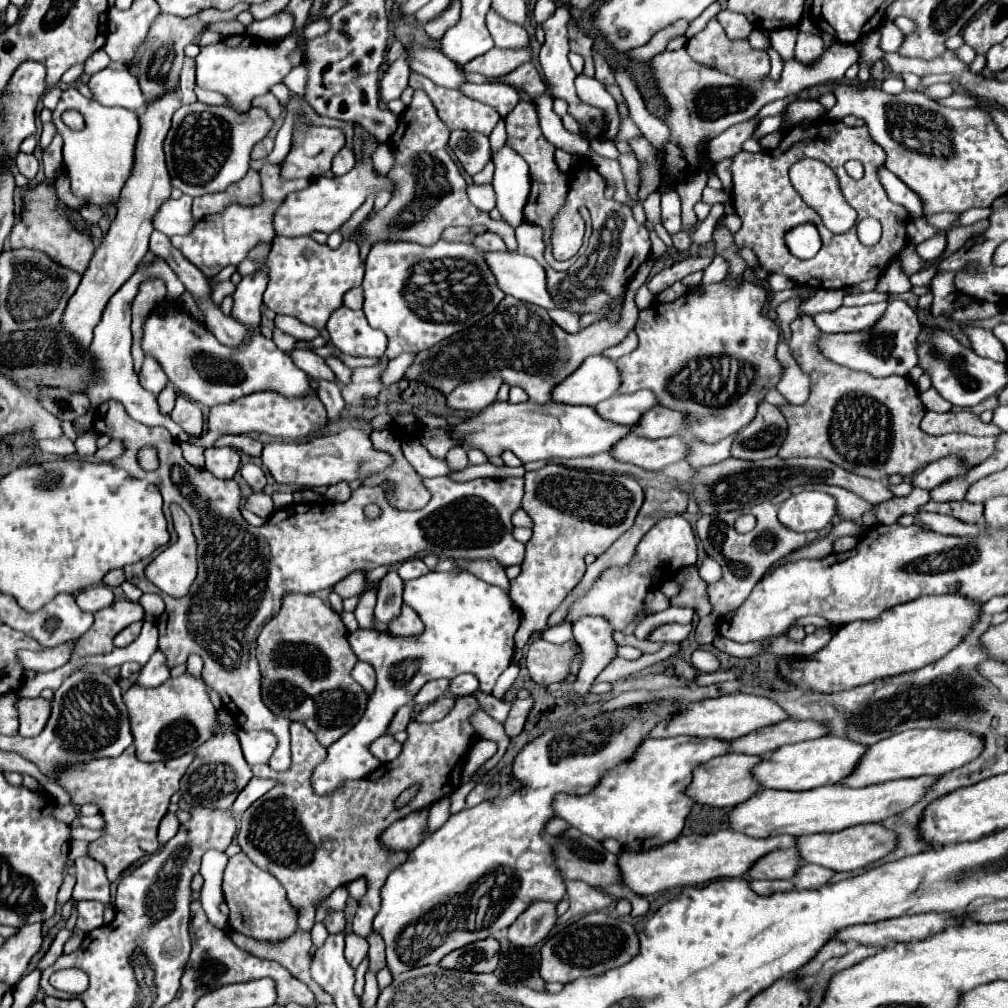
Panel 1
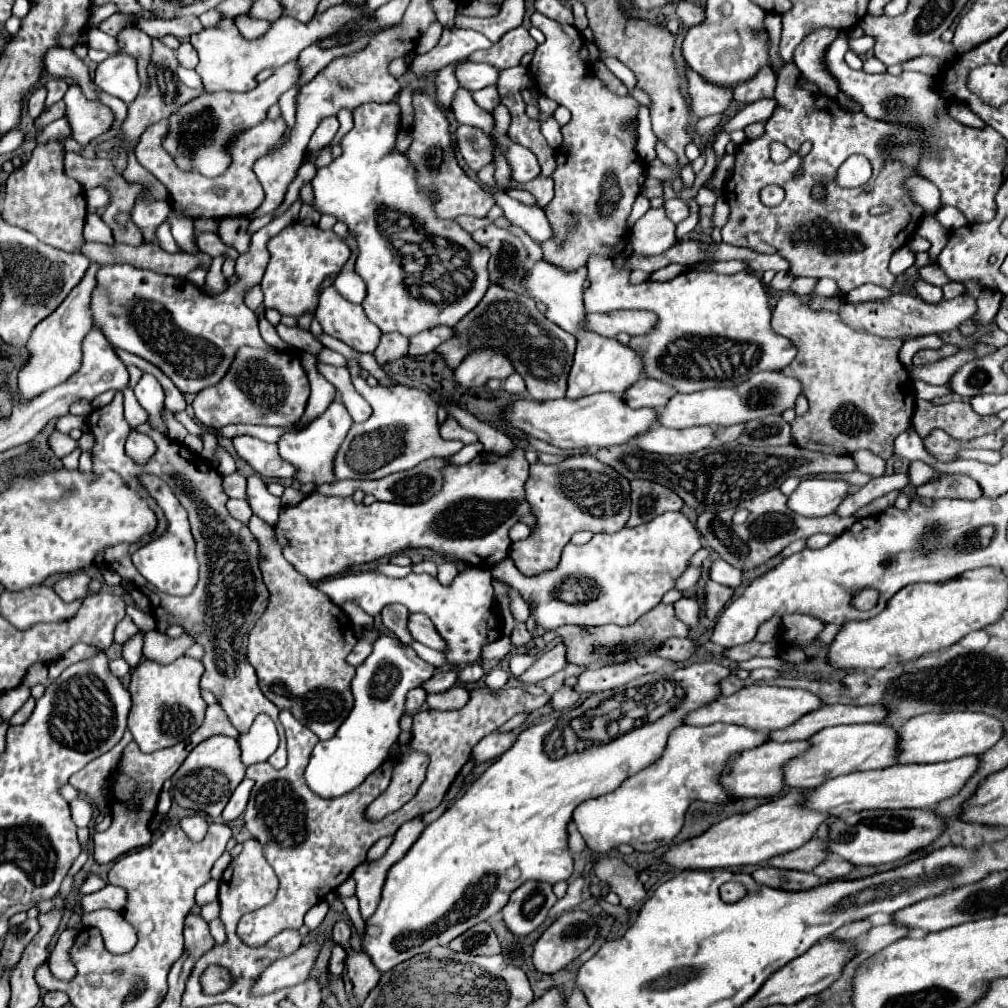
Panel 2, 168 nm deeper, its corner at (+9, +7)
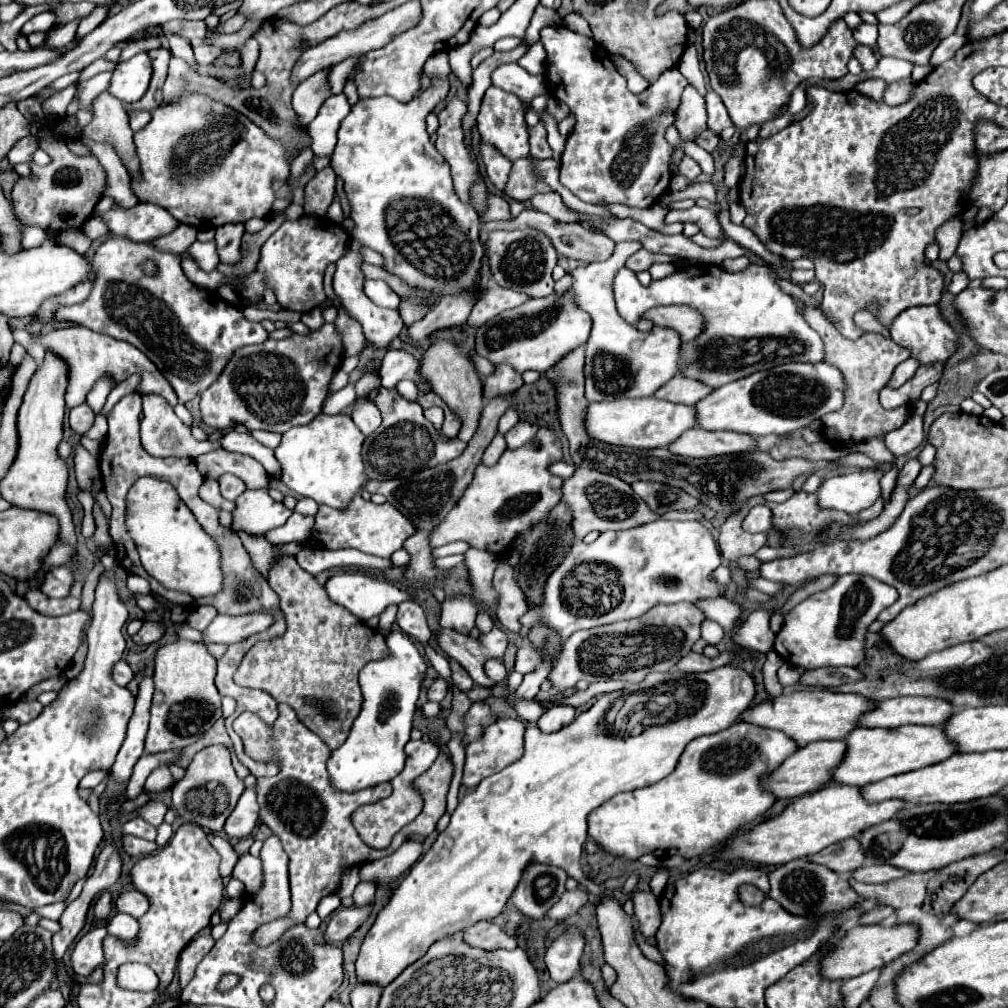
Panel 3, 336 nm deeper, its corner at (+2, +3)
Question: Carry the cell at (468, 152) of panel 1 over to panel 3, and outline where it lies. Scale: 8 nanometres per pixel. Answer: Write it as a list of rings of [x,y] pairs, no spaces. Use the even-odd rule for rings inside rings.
[[[481,144],[481,160],[485,164],[485,172],[489,176],[489,180],[495,184],[495,188],[499,192],[505,190],[505,184],[509,180],[509,172],[511,172],[511,162],[499,154],[493,146],[487,146],[487,144]]]

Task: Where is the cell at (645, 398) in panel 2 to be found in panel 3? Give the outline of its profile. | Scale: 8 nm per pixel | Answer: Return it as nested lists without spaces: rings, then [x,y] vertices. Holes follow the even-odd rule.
[[[679,374],[671,378],[665,386],[661,386],[661,390],[657,390],[655,396],[677,404],[697,404],[701,398],[705,398],[711,392],[713,388],[705,386],[703,382],[697,382],[693,378],[685,378]]]

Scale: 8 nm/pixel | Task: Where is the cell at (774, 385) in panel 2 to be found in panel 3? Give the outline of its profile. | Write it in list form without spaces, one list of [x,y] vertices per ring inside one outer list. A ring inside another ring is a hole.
[[[789,362],[759,370],[747,378],[713,390],[697,402],[697,422],[705,430],[733,430],[751,436],[793,434],[811,422],[839,410],[845,402],[845,378],[833,364]]]

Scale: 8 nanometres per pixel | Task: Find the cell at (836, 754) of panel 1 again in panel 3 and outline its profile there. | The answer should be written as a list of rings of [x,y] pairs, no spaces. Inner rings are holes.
[[[901,726],[901,728],[857,728],[847,738],[847,754],[843,764],[833,772],[839,784],[865,786],[889,776],[905,774],[925,766],[933,766],[957,754],[957,746],[947,738],[943,726]]]

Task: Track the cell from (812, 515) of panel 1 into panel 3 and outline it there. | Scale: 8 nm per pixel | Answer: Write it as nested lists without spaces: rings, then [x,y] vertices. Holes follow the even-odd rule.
[[[869,468],[825,478],[817,492],[819,506],[843,510],[855,516],[861,510],[873,506],[877,498],[881,498],[879,480],[883,478],[883,474],[885,474],[883,468]]]

